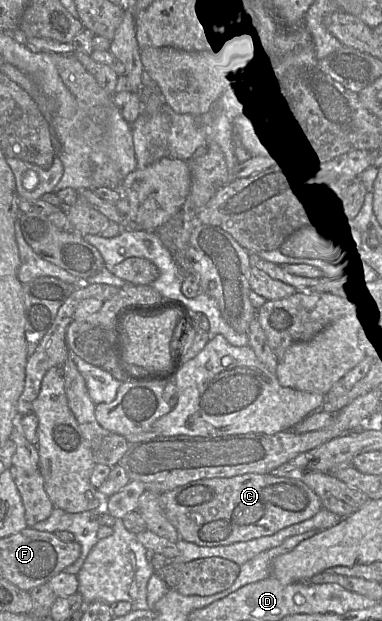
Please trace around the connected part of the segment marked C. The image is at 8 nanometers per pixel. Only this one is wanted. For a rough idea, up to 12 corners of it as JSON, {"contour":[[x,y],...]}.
{"contour":[[256,473],[161,494],[180,539],[202,547],[312,518],[303,482]]}

